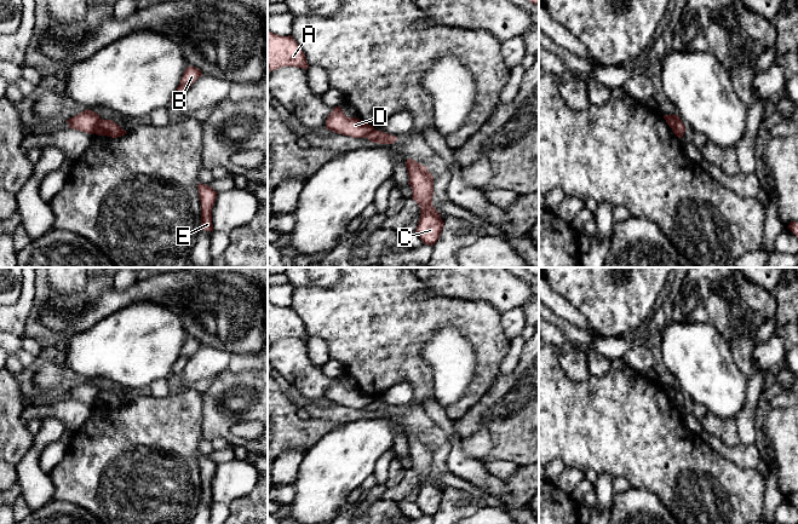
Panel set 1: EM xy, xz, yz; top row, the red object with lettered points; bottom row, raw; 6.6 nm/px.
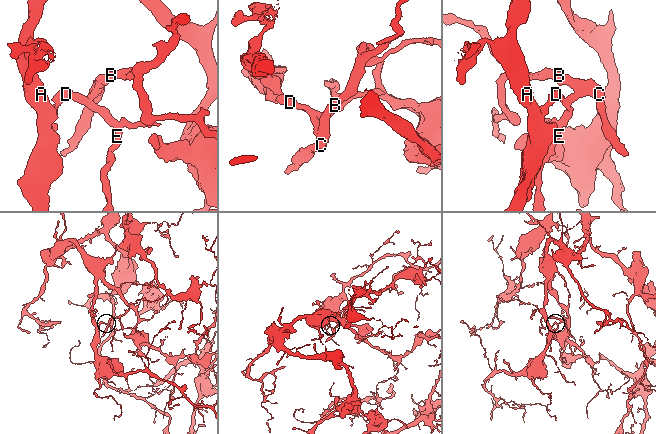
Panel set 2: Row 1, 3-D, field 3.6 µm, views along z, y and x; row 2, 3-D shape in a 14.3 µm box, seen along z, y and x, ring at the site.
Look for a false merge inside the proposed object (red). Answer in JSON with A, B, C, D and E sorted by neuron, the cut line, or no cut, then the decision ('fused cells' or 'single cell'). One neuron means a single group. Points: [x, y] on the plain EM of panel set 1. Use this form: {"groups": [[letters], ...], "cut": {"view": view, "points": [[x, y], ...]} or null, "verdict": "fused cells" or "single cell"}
{"groups": [["A", "D"], ["B", "C", "E"]], "cut": {"view": "xy", "points": [[101, 390], [93, 403]]}, "verdict": "fused cells"}

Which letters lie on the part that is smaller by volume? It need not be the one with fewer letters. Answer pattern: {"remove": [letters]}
{"remove": ["B", "C", "E"]}

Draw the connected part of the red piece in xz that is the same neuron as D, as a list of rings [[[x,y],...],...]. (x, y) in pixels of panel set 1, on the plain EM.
[[[335,378],[329,385],[326,391],[326,399],[352,409],[364,409],[374,401],[373,397],[362,393],[360,390],[348,388],[340,378]]]

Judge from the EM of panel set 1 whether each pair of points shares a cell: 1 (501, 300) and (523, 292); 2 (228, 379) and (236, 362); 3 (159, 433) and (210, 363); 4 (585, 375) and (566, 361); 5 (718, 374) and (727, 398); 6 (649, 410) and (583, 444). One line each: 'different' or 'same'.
1: same
2: different
3: different
4: same
5: same
6: same

